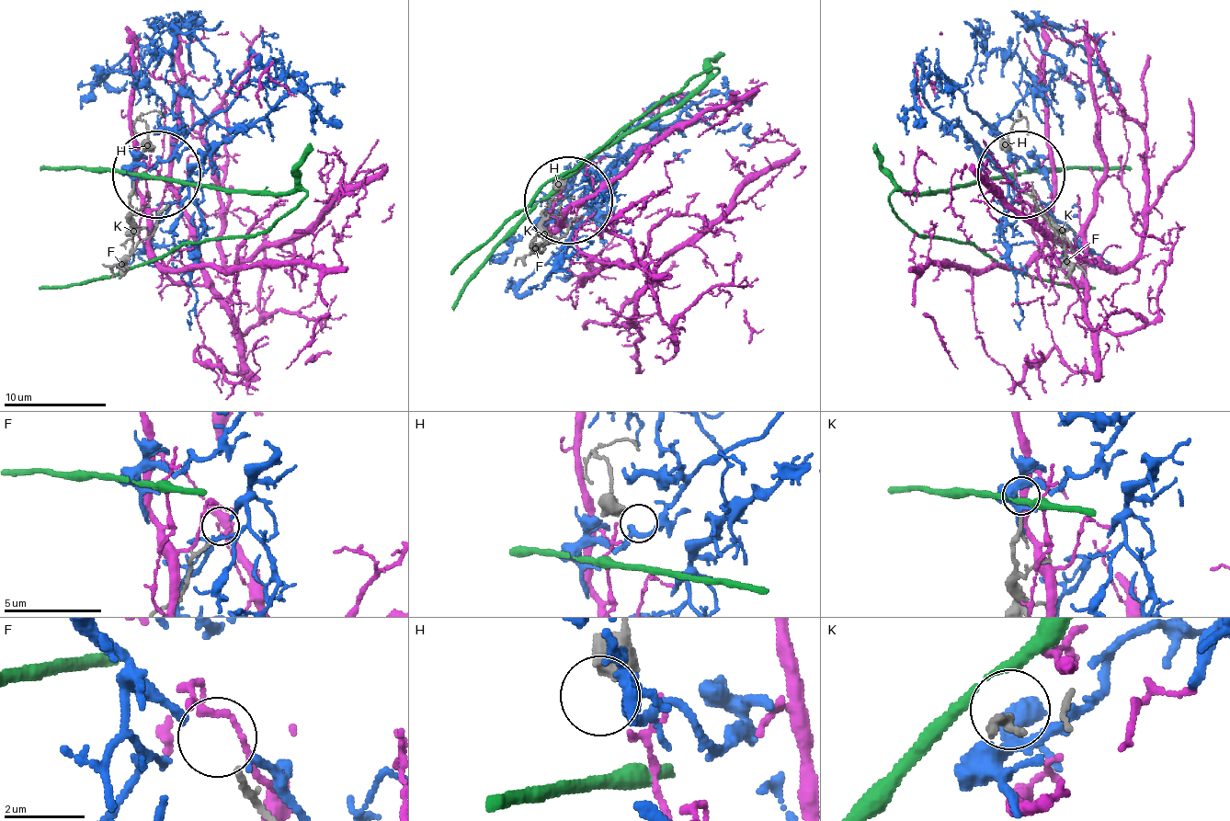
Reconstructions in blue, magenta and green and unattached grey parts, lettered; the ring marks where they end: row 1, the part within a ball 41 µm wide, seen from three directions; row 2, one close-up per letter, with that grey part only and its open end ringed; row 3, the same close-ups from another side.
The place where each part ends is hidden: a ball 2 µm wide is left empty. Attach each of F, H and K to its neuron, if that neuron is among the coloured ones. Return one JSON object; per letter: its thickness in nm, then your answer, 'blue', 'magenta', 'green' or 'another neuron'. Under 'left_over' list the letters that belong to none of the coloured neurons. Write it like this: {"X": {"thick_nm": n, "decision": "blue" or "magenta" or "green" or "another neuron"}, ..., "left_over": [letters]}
{"F": {"thick_nm": 150, "decision": "blue"}, "H": {"thick_nm": 550, "decision": "another neuron"}, "K": {"thick_nm": 140, "decision": "another neuron"}, "left_over": ["H", "K"]}

